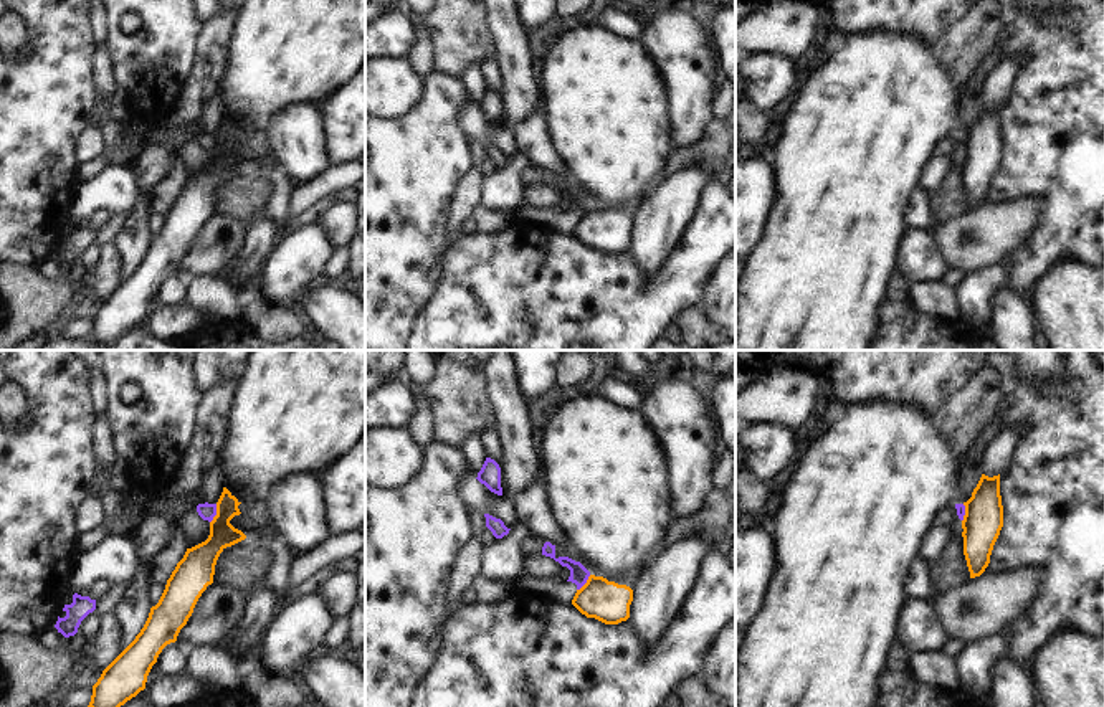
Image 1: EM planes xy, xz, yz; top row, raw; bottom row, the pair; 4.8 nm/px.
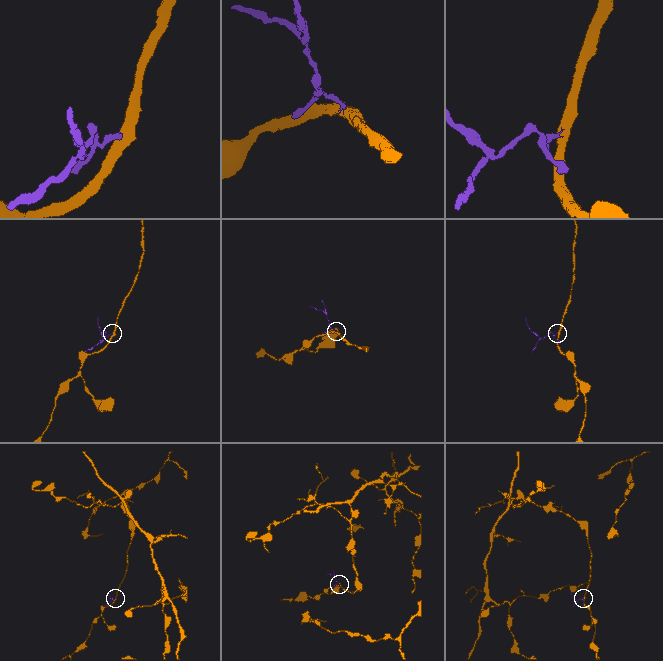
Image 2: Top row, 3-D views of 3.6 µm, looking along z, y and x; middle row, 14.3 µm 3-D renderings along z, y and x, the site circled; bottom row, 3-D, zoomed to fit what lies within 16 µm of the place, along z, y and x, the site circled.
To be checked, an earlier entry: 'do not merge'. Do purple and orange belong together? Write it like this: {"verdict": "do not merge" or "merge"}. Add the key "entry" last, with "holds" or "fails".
{"verdict": "do not merge", "entry": "holds"}

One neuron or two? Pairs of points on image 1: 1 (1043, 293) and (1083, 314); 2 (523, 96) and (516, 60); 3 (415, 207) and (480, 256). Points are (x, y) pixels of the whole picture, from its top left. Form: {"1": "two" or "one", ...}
{"1": "one", "2": "one", "3": "two"}

